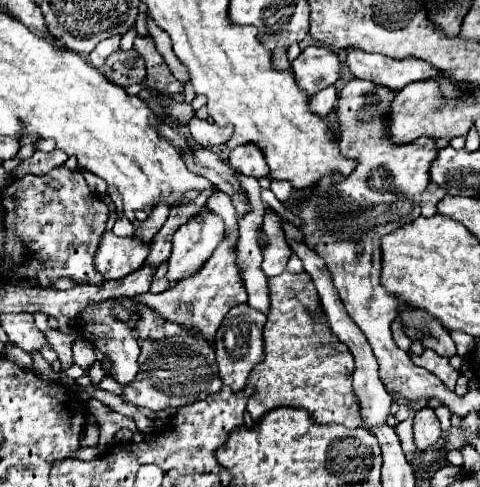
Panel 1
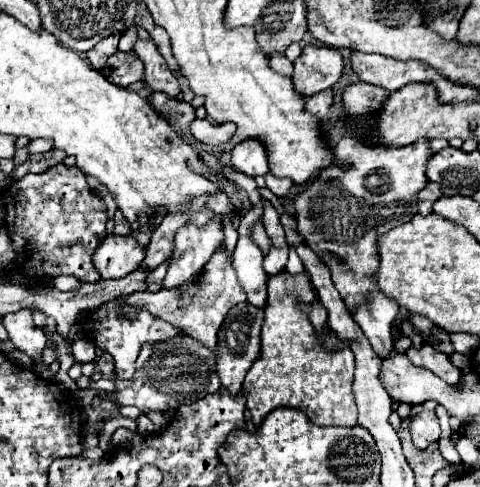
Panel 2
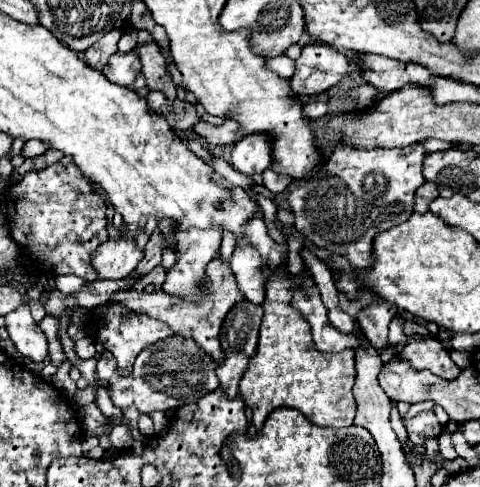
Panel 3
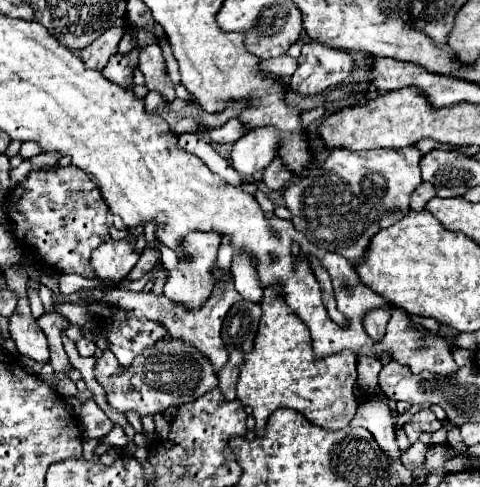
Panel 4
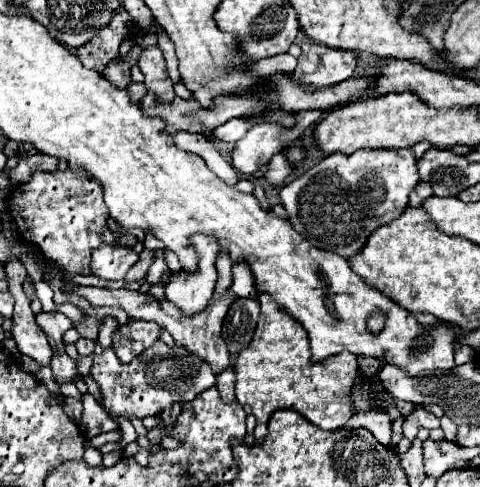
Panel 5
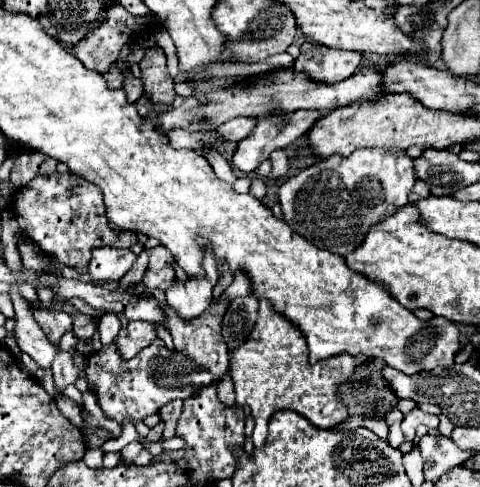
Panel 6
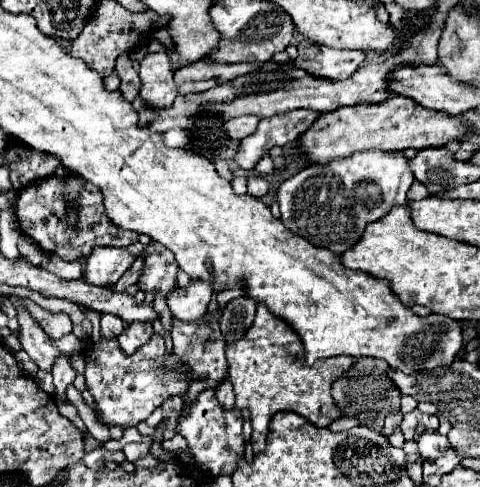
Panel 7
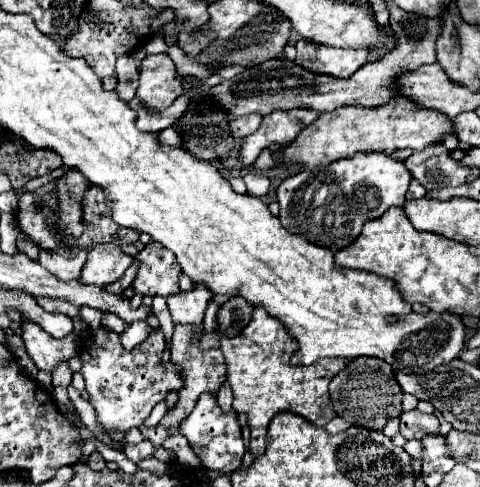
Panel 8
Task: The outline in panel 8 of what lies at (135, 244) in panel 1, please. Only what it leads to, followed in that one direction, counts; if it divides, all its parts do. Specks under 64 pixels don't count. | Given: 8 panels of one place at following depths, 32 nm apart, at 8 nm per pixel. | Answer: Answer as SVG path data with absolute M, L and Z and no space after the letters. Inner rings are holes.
M96 244L96 248L92 248L88 252L88 260L86 260L78 280L82 284L92 284L92 286L104 288L106 284L116 282L132 262L134 262L134 258L124 254L120 250L120 246Z

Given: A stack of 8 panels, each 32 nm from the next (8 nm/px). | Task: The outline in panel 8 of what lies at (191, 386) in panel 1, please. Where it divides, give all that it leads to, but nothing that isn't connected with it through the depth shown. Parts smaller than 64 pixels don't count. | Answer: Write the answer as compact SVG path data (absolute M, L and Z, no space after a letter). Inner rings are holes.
M100 326L96 332L88 332L88 336L80 338L80 374L84 376L90 404L94 406L96 420L104 432L128 432L130 428L142 426L156 402L166 398L166 392L182 388L178 370L172 364L166 368L160 366L164 346L162 330L152 330L148 340L138 344L132 352L122 348L120 334L106 326Z

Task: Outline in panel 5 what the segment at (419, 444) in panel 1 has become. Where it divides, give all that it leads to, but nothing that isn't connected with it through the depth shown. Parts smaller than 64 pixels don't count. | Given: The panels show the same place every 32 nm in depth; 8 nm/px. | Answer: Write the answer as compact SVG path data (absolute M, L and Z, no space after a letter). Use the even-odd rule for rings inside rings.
M416 408L414 412L410 412L410 414L404 418L402 428L404 428L404 436L412 442L412 440L416 438L416 432L418 432L420 426L432 430L432 428L438 428L438 424L440 424L440 422L438 422L438 418L436 418L434 414L426 412L426 410L422 410L422 408Z

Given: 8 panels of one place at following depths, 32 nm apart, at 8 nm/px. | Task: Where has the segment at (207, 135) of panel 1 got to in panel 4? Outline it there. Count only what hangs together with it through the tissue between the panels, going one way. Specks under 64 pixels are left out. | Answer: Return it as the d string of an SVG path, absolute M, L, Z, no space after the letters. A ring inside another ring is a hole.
M232 118L224 126L208 130L208 138L210 138L210 142L236 142L246 132L248 132L248 128L238 118Z

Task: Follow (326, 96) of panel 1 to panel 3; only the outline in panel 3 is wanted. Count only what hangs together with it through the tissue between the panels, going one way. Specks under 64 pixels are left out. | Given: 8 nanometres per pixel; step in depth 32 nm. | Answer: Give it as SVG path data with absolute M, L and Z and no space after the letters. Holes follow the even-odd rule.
M324 94L314 96L314 98L310 100L310 104L306 104L306 108L304 108L306 118L308 118L308 120L316 120L316 118L326 116L326 102L328 102L328 98L326 98Z

